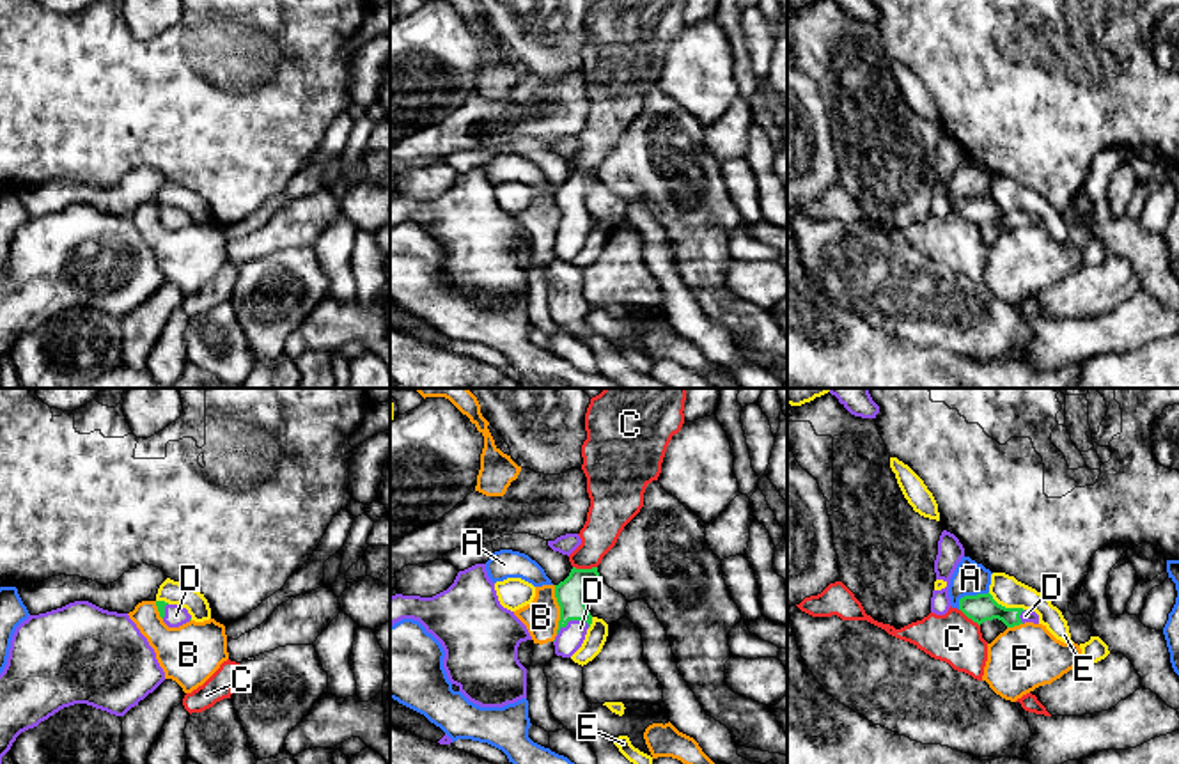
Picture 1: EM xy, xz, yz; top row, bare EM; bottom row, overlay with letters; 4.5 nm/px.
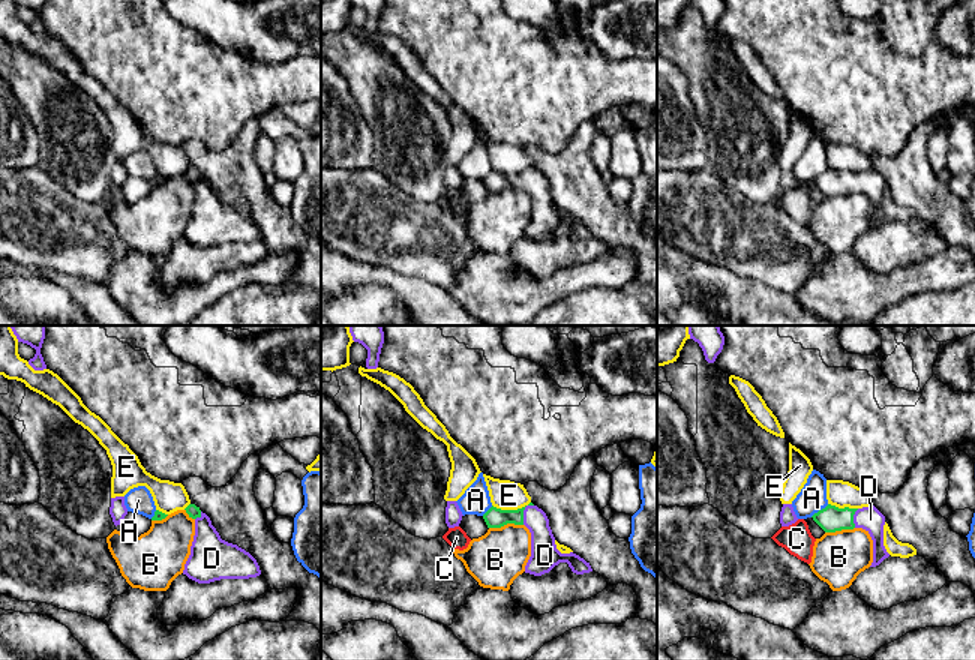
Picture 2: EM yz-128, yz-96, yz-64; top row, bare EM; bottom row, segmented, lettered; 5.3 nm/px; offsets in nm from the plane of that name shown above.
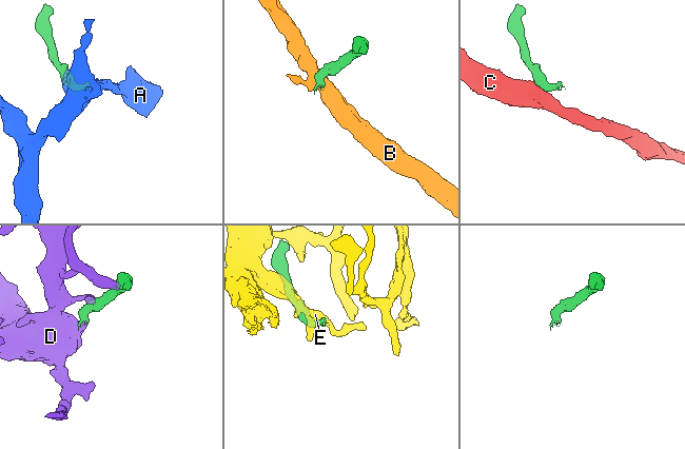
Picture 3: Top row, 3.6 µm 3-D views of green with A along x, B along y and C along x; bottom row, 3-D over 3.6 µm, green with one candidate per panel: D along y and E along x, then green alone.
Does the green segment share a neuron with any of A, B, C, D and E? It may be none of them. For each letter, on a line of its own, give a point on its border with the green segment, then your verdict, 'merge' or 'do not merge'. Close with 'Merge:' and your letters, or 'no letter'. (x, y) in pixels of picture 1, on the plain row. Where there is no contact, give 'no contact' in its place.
A: yz (968, 199) | do not merge
B: xz (561, 213) | do not merge
C: xz (585, 172) | do not merge
D: xz (571, 222) | merge
E: yz (1004, 210) | do not merge
Merge: D

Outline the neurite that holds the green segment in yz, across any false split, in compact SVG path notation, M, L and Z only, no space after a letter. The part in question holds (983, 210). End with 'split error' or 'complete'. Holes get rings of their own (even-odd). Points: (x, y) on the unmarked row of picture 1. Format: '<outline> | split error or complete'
M989 195L961 200L959 213L979 229L993 222L1002 223L1007 230L1025 225L1039 227L1039 218L1035 214L1023 211L1005 211L998 207Z | split error

